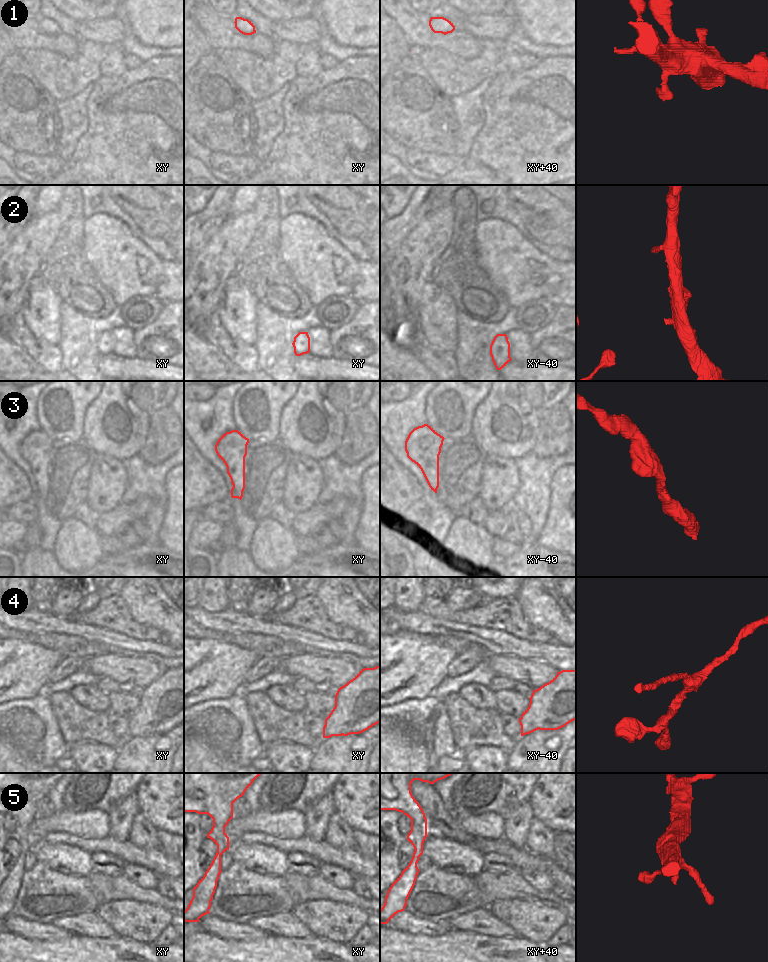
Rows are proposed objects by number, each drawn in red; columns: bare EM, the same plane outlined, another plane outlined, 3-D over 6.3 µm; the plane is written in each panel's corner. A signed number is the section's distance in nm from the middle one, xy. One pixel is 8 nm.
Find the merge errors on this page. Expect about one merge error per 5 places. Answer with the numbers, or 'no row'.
4

